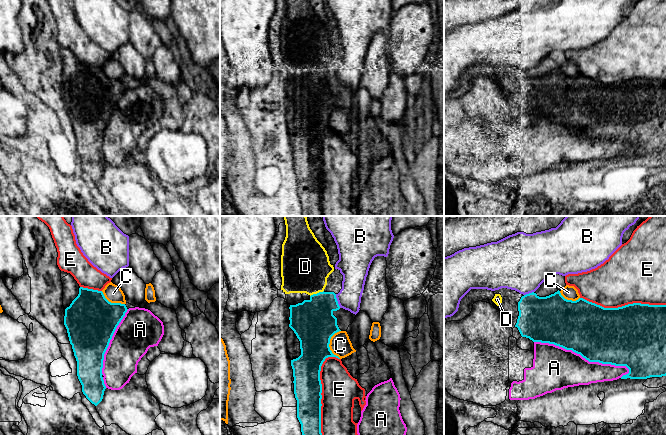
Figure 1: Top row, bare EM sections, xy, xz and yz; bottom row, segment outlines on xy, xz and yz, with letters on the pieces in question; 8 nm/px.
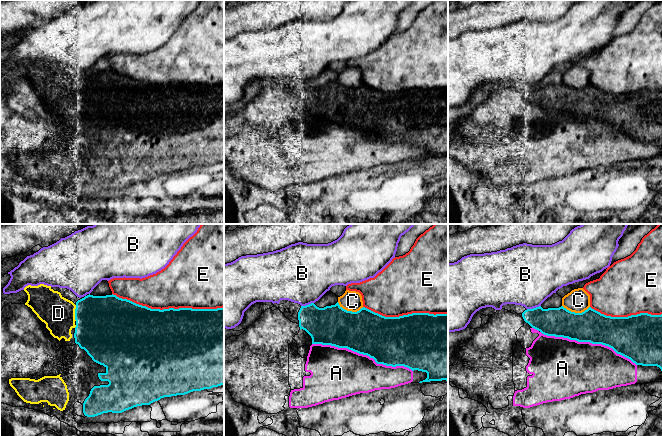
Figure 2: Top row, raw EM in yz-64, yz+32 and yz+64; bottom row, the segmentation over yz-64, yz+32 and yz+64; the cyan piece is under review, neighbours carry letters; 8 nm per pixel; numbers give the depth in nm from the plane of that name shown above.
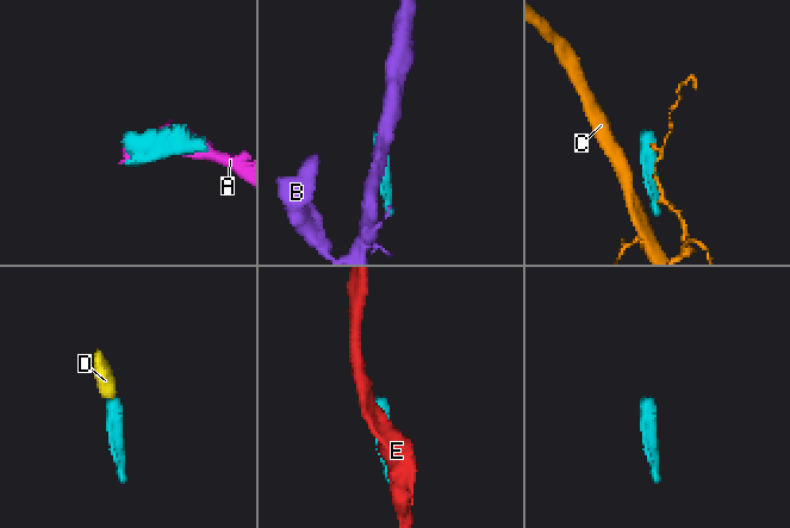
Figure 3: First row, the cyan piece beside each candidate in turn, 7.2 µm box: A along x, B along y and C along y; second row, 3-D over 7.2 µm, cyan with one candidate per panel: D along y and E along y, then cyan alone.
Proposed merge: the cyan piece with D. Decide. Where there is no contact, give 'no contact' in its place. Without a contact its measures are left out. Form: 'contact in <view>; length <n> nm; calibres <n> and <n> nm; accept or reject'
contact in xz; length 120 nm; calibres 340 and 400 nm; accept

